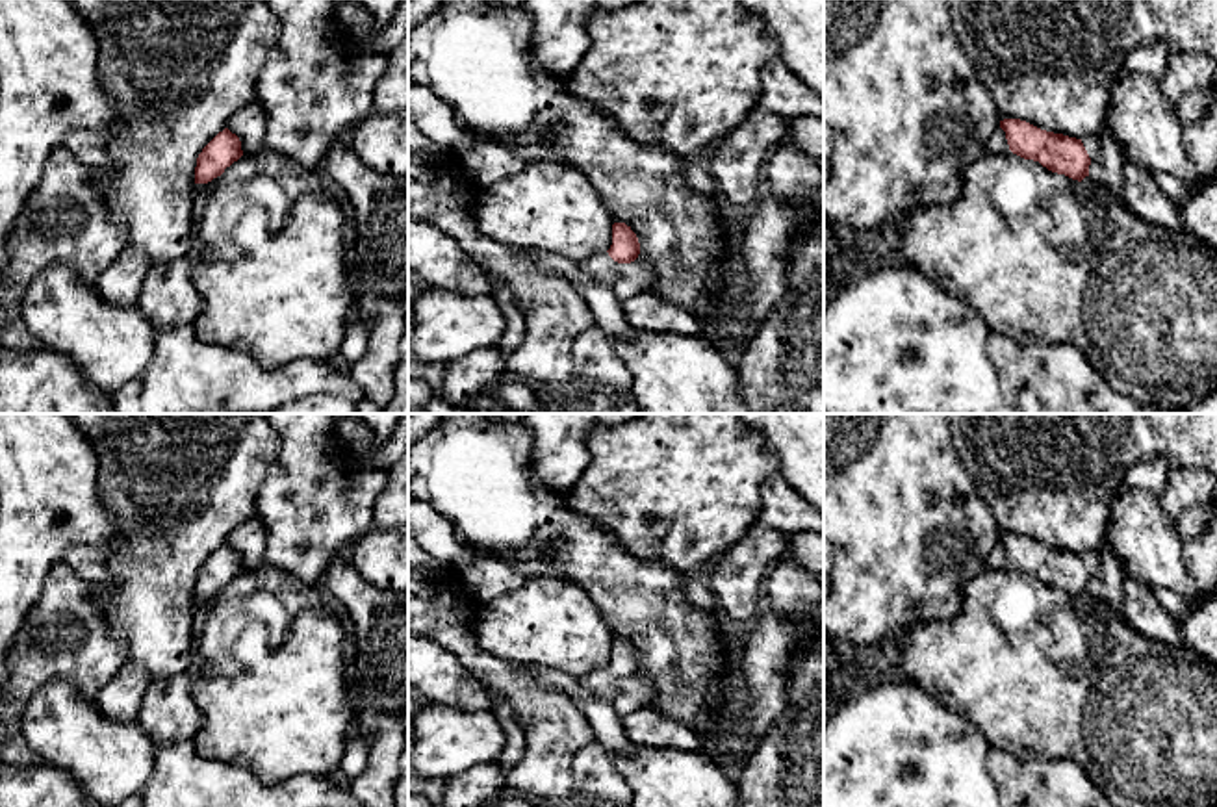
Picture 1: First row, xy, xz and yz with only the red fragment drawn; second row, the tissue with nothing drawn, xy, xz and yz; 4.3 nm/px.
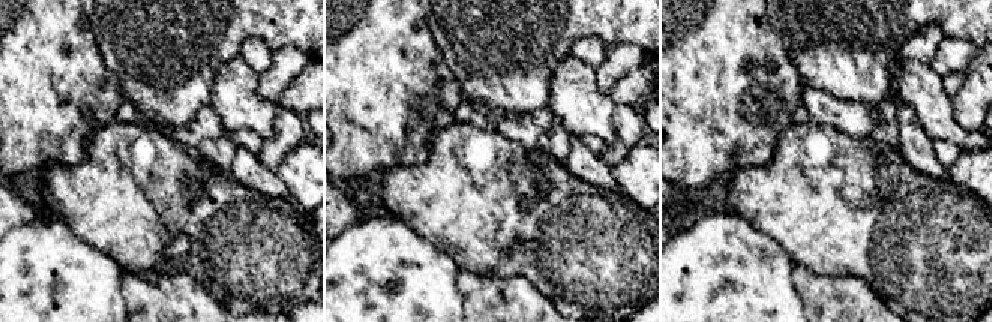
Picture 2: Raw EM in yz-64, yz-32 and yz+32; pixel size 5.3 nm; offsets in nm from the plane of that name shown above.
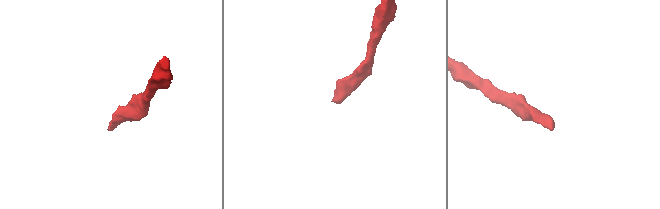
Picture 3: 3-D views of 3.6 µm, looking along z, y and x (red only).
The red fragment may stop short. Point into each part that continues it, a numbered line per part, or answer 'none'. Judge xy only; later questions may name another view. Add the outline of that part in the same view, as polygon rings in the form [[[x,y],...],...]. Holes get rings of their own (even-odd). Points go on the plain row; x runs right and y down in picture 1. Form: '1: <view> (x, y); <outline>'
none

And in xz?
1: xz (602, 685); [[[608,668],[579,677],[581,686],[596,699],[612,703],[618,696],[620,679]]]

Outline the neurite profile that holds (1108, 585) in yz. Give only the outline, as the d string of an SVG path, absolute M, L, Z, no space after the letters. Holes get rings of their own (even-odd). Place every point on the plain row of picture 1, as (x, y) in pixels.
M1102 542L1100 547L1095 549L1095 555L1100 558L1100 570L1089 581L1089 594L1111 607L1117 612L1122 612L1124 603L1124 579L1122 579L1122 564L1113 555L1109 545Z

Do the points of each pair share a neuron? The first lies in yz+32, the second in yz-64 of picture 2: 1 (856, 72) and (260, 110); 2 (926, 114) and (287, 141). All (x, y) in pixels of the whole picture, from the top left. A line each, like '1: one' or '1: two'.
1: two
2: two

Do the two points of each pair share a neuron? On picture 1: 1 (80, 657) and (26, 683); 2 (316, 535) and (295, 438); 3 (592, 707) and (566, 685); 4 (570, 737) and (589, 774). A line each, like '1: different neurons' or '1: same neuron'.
1: same neuron
2: same neuron
3: same neuron
4: different neurons

